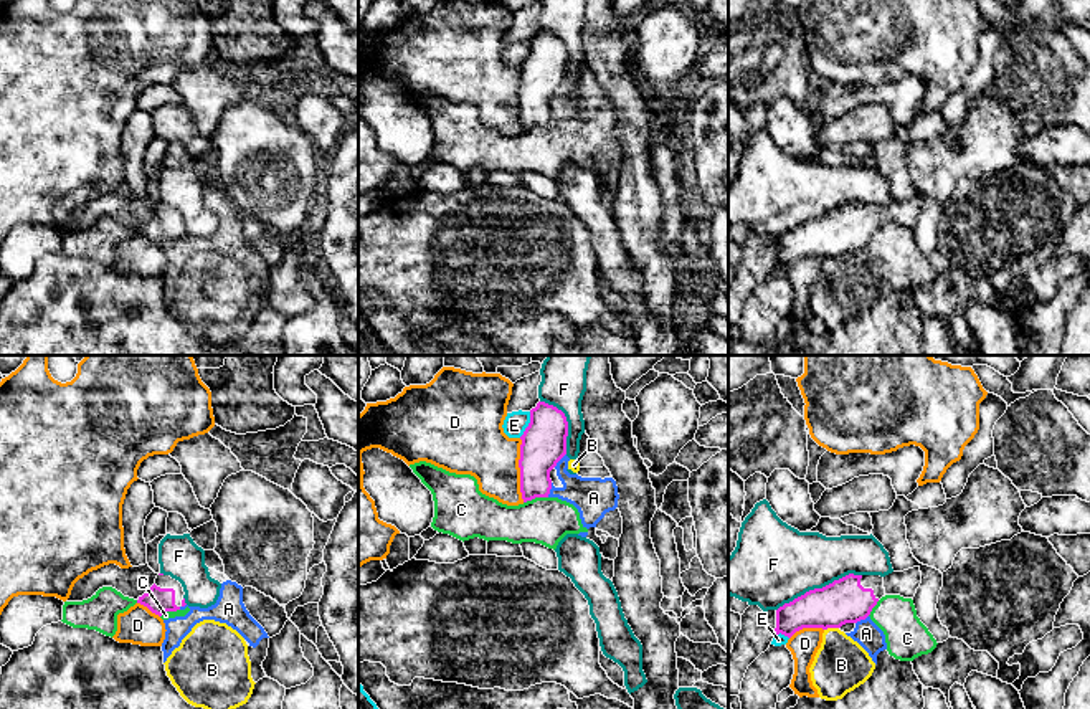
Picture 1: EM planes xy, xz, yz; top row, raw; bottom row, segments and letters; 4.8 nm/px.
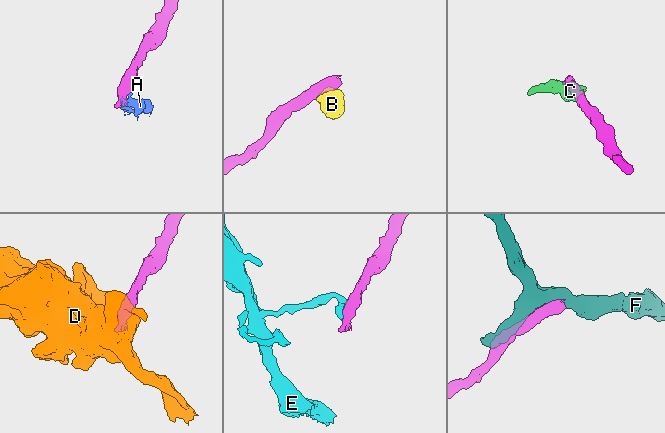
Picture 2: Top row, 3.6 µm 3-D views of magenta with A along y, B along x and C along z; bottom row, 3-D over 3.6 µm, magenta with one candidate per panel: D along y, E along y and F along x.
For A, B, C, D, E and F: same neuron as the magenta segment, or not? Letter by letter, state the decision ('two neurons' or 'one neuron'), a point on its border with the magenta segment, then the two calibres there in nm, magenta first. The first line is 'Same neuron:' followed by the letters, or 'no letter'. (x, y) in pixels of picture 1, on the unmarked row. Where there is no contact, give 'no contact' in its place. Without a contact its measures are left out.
Same neuron: no letter
A: two neurons; contact xz (550, 118); calibres 220 and 190 nm
B: two neurons; contact yz (831, 256); calibres 220 and 260 nm
C: two neurons; contact xz (535, 126); calibres 220 and 220 nm
D: two neurons; contact xz (521, 99); calibres 220 and 300 nm
E: two neurons; contact xz (529, 55); calibres 220 and 110 nm
F: two neurons; contact yz (818, 218); calibres 220 and 400 nm

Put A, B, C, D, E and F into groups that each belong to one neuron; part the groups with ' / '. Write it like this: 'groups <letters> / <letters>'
groups A B C / D / E / F

